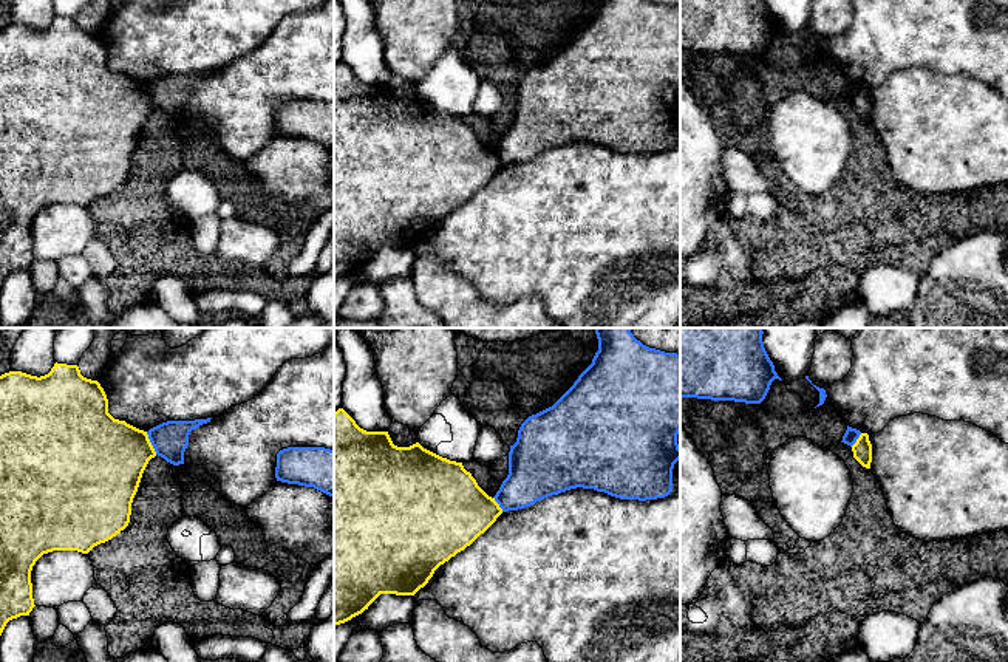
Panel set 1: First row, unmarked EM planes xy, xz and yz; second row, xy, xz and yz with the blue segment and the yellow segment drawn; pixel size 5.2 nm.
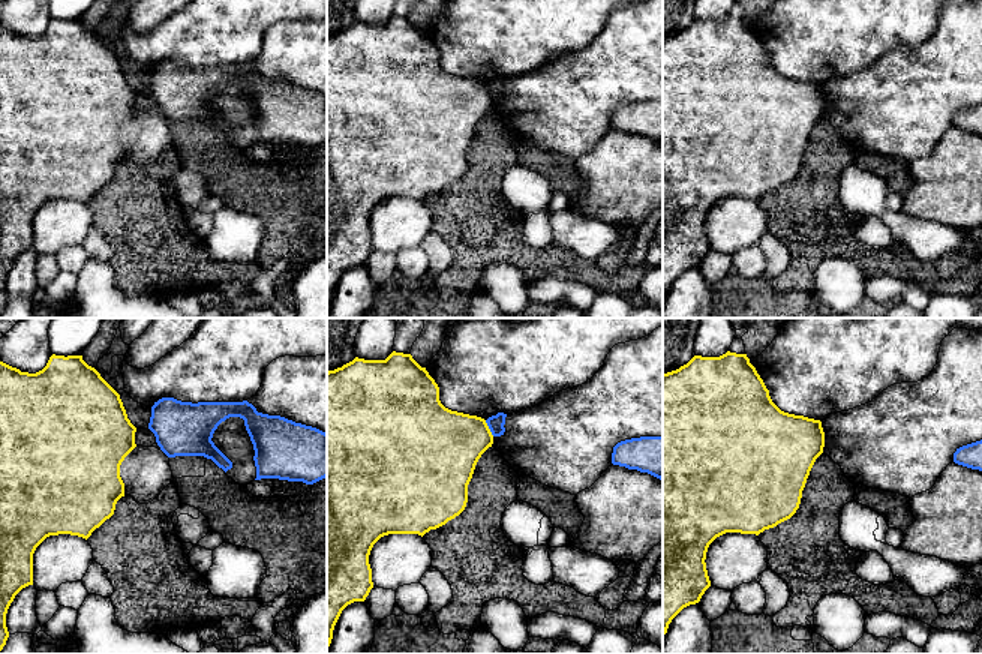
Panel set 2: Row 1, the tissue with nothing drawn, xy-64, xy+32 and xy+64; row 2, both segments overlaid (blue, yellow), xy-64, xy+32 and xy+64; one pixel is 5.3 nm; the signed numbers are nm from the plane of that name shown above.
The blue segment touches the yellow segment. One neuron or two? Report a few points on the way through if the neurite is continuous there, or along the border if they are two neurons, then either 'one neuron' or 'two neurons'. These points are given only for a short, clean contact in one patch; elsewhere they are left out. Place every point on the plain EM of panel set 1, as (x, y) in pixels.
border along xy (146, 85), (156, 107); two neurons

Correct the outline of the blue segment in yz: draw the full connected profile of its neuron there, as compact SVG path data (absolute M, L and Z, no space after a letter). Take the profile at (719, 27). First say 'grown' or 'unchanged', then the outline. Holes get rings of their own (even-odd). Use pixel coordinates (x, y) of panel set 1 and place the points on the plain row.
unchanged; M680 0L680 51L761 57L775 32L782 34L764 0Z

